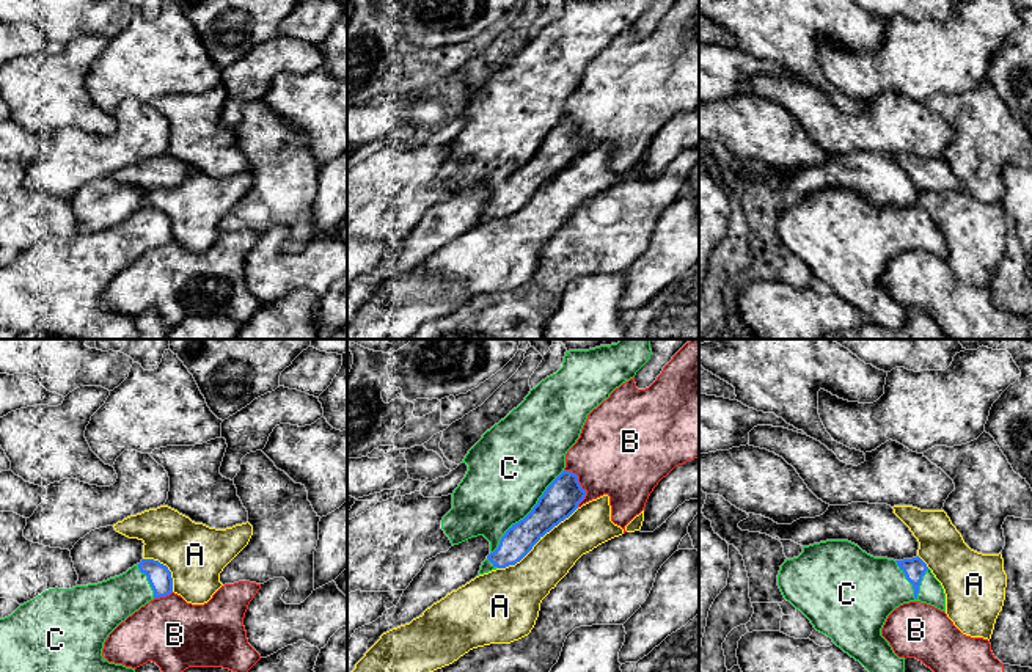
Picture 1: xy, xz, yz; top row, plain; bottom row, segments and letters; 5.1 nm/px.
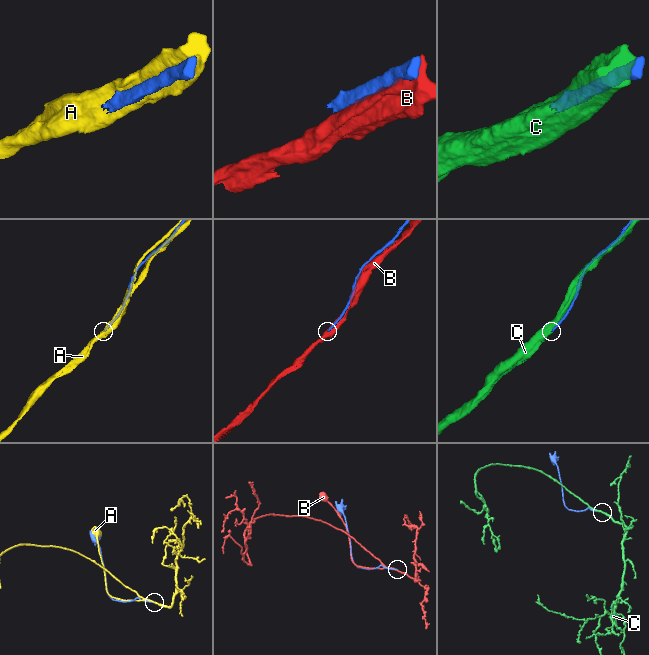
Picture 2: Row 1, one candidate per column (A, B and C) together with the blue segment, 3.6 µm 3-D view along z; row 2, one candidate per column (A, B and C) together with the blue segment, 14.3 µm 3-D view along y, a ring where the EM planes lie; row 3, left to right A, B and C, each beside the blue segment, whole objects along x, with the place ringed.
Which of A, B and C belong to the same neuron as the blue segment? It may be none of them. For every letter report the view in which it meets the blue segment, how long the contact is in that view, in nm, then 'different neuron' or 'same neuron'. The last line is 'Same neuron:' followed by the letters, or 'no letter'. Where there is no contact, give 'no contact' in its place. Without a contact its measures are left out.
A: contact in xz; length 500 nm; different neuron
B: contact in xz; length 220 nm; different neuron
C: contact in xz; length 550 nm; same neuron
Same neuron: C

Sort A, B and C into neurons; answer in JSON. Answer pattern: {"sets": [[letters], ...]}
{"sets": [["A"], ["B"], ["C"]]}

